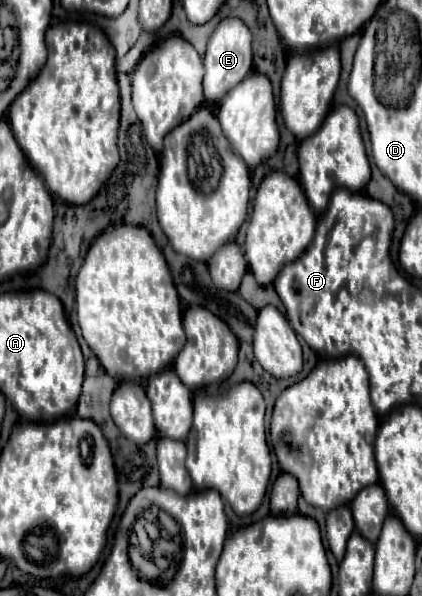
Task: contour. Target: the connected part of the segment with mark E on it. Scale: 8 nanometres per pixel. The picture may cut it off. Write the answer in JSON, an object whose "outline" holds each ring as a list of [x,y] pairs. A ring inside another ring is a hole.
{"outline":[[[224,18],[212,32],[204,54],[204,98],[208,104],[216,104],[222,96],[234,88],[246,74],[252,72],[252,32],[240,18]]]}

